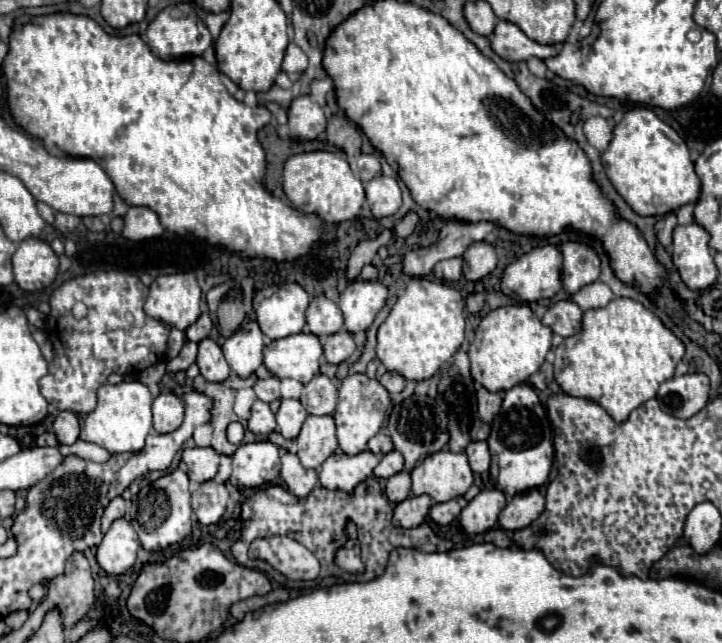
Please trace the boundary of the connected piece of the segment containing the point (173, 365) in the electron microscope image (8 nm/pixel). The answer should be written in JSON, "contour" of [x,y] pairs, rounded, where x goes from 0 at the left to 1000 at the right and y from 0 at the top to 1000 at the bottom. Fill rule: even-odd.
{"contour":[[[258,530],[249,552],[238,561],[233,561],[233,580],[241,580],[241,577],[258,577],[269,561],[271,561],[274,549],[274,535]]]}

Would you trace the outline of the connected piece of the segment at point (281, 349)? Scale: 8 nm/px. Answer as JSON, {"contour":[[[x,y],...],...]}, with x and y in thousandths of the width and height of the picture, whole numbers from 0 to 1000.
{"contour":[[[410,518],[366,540],[366,568],[385,589],[427,596],[443,571],[446,537],[432,518]]]}

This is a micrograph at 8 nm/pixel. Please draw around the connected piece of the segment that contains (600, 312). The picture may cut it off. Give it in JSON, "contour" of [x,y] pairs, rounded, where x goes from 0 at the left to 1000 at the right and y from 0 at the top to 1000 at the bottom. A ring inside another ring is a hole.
{"contour":[[[856,462],[856,465],[848,465],[839,477],[814,481],[809,487],[806,515],[792,524],[784,524],[778,537],[767,543],[767,555],[770,555],[767,558],[767,593],[784,614],[823,624],[834,636],[839,636],[839,642],[853,658],[864,658],[873,639],[884,636],[889,627],[895,627],[895,621],[909,617],[914,596],[920,596],[922,589],[928,589],[928,583],[934,583],[936,568],[947,555],[947,537],[889,471],[878,465]]]}

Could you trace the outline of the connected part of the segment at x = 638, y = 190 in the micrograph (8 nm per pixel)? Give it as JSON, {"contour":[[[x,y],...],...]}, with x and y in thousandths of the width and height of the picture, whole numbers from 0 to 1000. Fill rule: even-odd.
{"contour":[[[895,165],[873,170],[850,198],[850,213],[834,238],[834,257],[850,294],[889,337],[931,331],[950,316],[964,316],[970,303],[970,278],[961,269],[950,222]]]}

